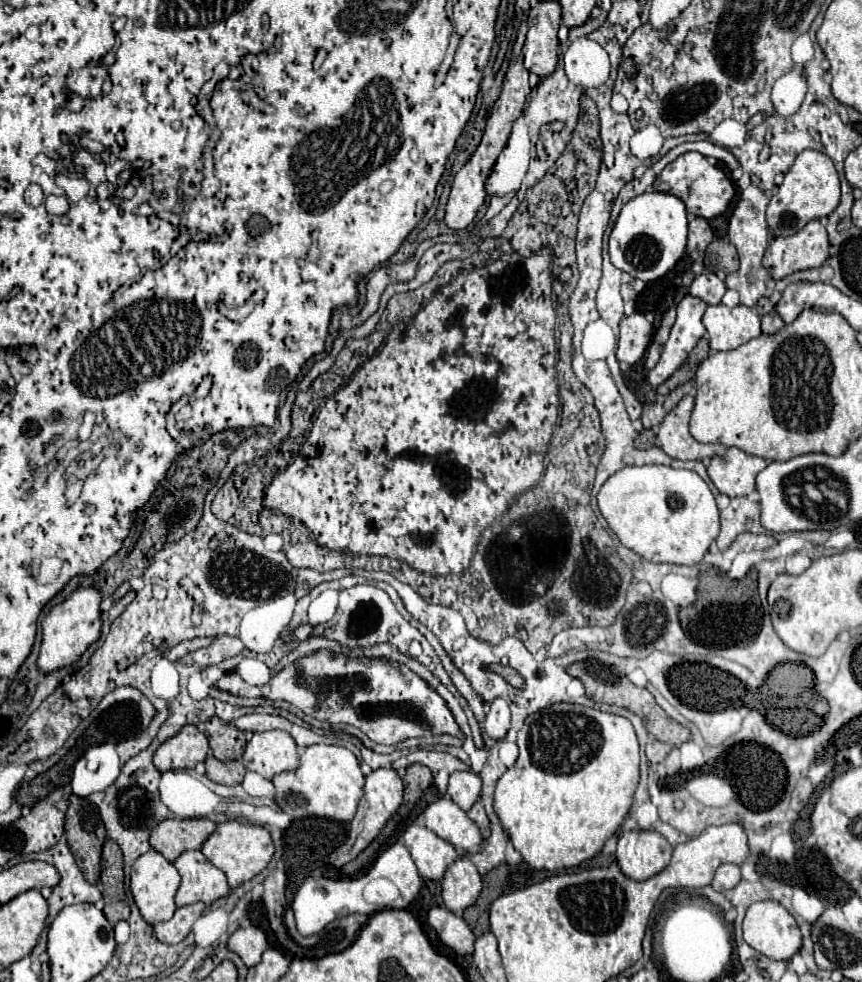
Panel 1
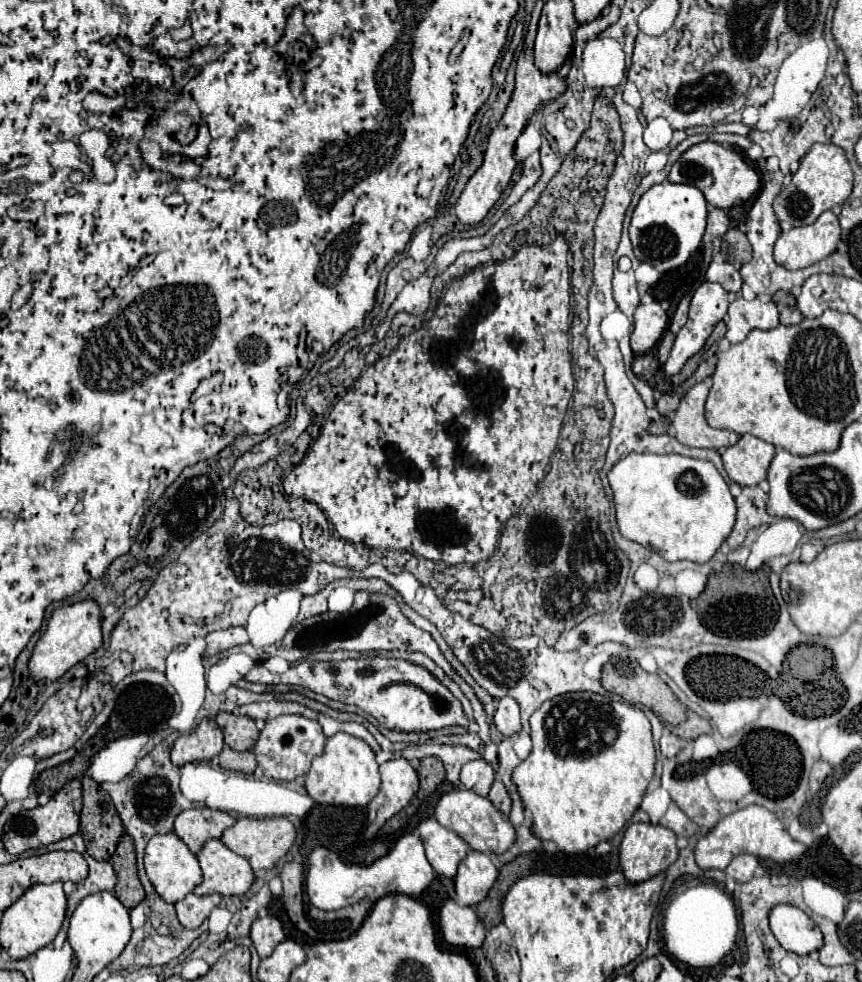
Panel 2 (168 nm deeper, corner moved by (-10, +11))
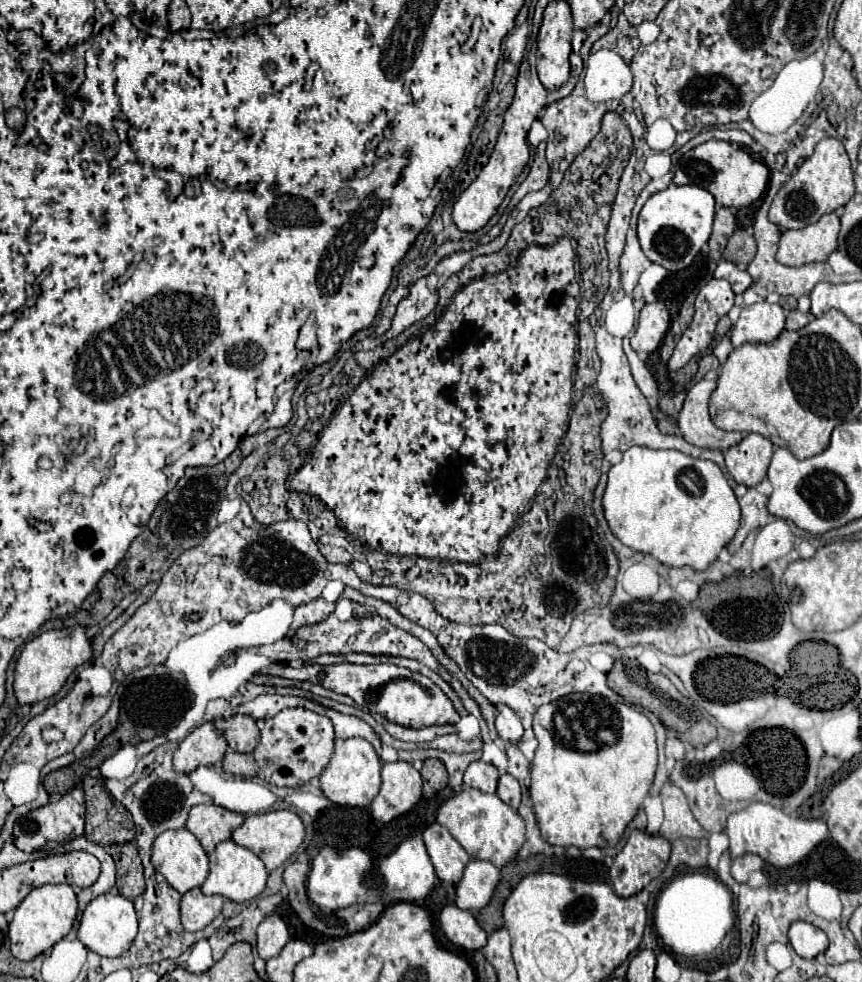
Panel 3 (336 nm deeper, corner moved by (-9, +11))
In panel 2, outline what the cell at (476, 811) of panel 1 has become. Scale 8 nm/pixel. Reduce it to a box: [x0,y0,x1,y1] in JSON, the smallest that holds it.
[488,780,512,816]

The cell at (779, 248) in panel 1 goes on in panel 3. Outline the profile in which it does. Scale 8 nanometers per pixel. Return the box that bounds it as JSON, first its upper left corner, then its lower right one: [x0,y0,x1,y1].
[777,212,839,266]

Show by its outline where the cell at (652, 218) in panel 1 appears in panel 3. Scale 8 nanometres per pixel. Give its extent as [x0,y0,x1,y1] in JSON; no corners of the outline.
[637,184,715,272]

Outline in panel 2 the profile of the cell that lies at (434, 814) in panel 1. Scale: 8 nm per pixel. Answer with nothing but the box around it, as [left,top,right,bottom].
[436,788,516,854]

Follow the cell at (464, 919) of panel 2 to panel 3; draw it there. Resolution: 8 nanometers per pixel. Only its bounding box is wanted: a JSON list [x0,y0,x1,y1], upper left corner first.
[441,904,485,950]

